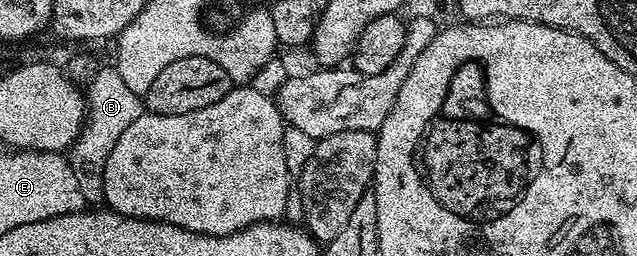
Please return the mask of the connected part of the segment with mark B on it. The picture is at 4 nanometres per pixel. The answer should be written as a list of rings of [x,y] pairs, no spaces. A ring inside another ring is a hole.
[[[113,65],[100,66],[94,81],[86,88],[85,96],[86,124],[81,128],[79,139],[69,149],[67,158],[86,204],[99,205],[104,202],[102,171],[106,167],[107,157],[124,130],[145,114],[144,100],[124,84],[123,77],[119,76]]]

